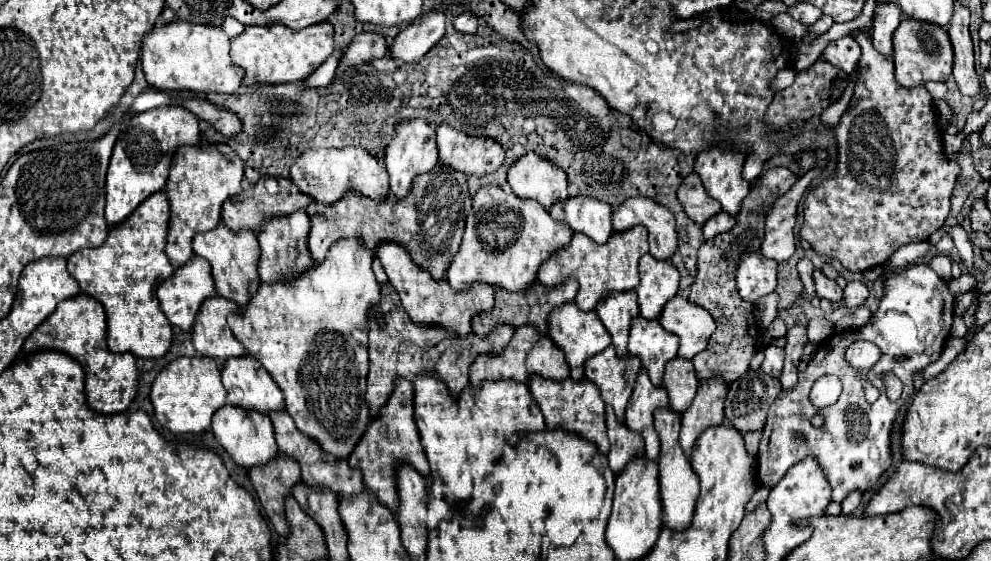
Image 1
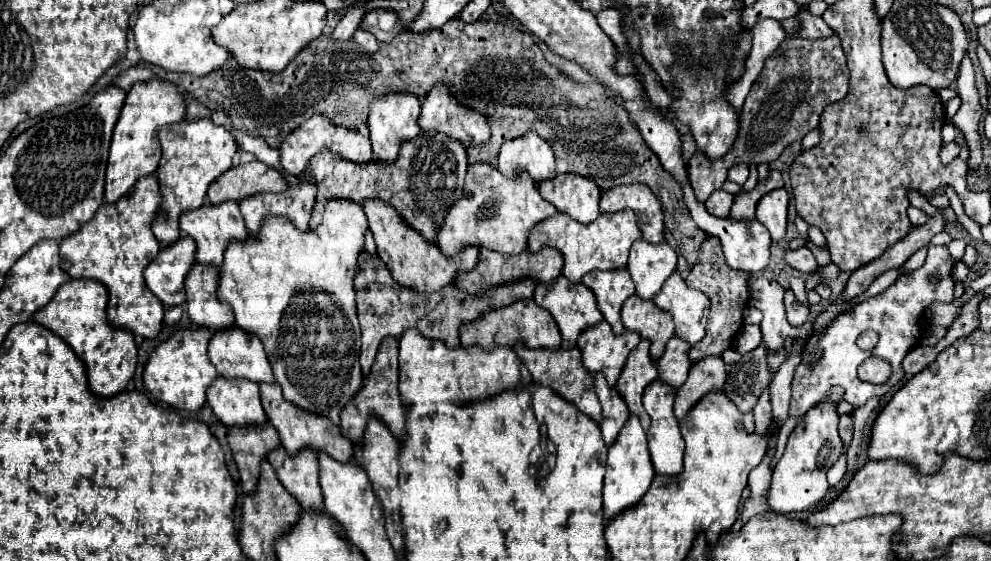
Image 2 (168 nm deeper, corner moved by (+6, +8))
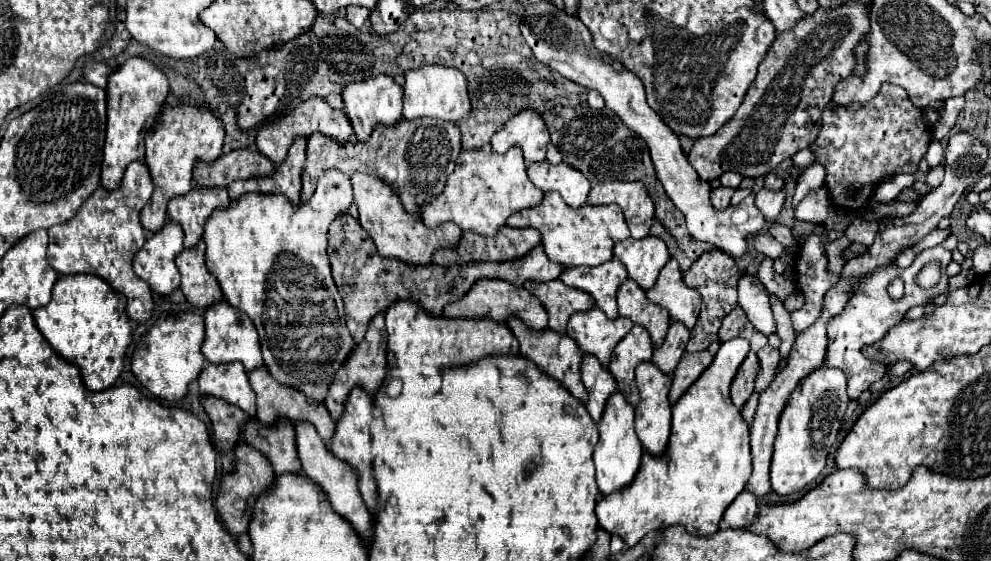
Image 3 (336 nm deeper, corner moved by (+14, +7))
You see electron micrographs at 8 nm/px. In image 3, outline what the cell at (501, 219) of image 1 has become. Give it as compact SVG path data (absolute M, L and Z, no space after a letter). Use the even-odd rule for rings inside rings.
M512 147L512 151L504 155L484 153L484 151L462 151L460 159L456 159L456 171L448 177L448 183L428 207L424 207L422 221L428 229L436 229L442 223L456 223L462 231L474 231L484 237L494 237L504 225L506 219L522 209L532 209L542 203L544 193L538 187L532 187L524 157L520 149Z

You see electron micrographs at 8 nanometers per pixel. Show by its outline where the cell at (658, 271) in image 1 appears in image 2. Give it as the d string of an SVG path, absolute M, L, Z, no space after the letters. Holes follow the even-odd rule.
M636 240L630 248L626 268L636 284L636 294L650 300L676 270L676 250L666 242L648 244L644 240Z

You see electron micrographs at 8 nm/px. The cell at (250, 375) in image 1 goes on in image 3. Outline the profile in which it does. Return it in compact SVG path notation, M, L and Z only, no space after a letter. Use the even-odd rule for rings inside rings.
M222 301L222 303L216 303L216 307L208 307L208 311L204 313L204 323L206 323L206 337L202 343L202 355L210 363L240 361L246 371L254 371L254 369L264 367L256 327L248 319L248 315L236 311L234 307L228 307L228 303Z

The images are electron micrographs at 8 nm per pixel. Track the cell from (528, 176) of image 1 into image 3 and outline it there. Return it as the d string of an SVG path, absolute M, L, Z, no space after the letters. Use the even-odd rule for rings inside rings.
M524 111L492 137L492 151L506 153L510 147L520 147L526 163L542 163L548 141L548 131L536 111Z

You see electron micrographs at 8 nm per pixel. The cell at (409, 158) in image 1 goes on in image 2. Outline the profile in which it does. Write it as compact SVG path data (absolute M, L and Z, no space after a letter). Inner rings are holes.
M388 92L384 98L372 100L366 124L368 124L368 130L370 130L374 158L384 160L384 162L394 162L396 156L398 156L400 144L406 142L406 140L412 140L412 138L416 138L420 134L418 116L420 116L420 100L414 94Z

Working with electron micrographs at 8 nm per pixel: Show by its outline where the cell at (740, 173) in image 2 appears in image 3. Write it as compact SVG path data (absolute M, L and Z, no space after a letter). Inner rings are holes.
M726 171L726 173L720 177L720 183L722 183L724 187L738 189L740 183L742 183L742 175L740 175L740 173L734 173L734 171Z

